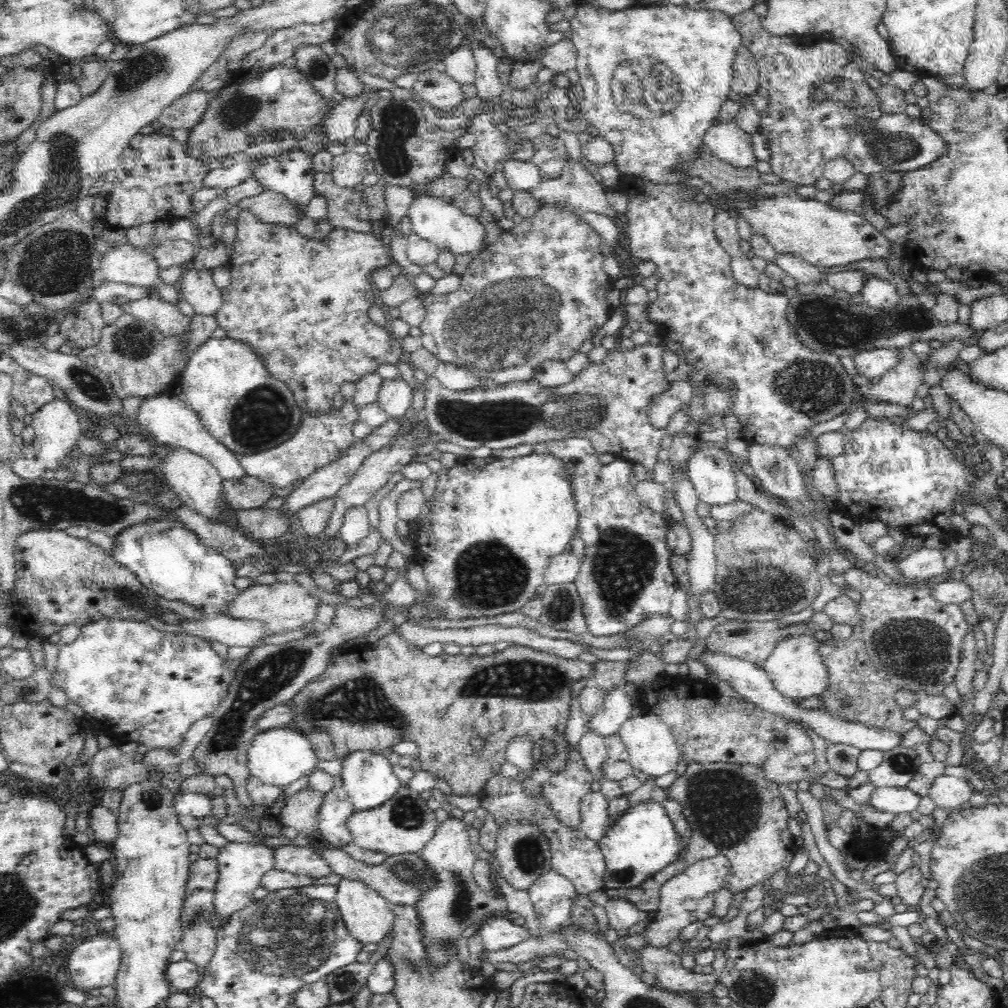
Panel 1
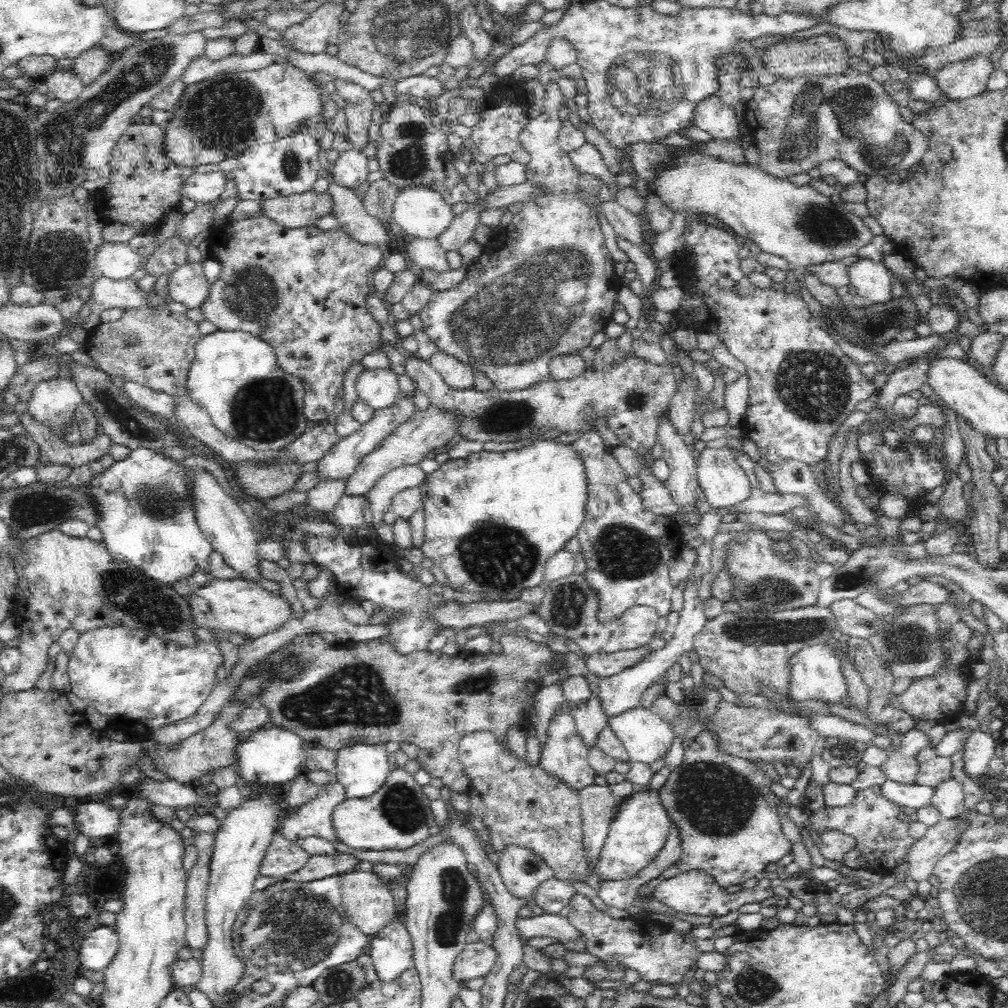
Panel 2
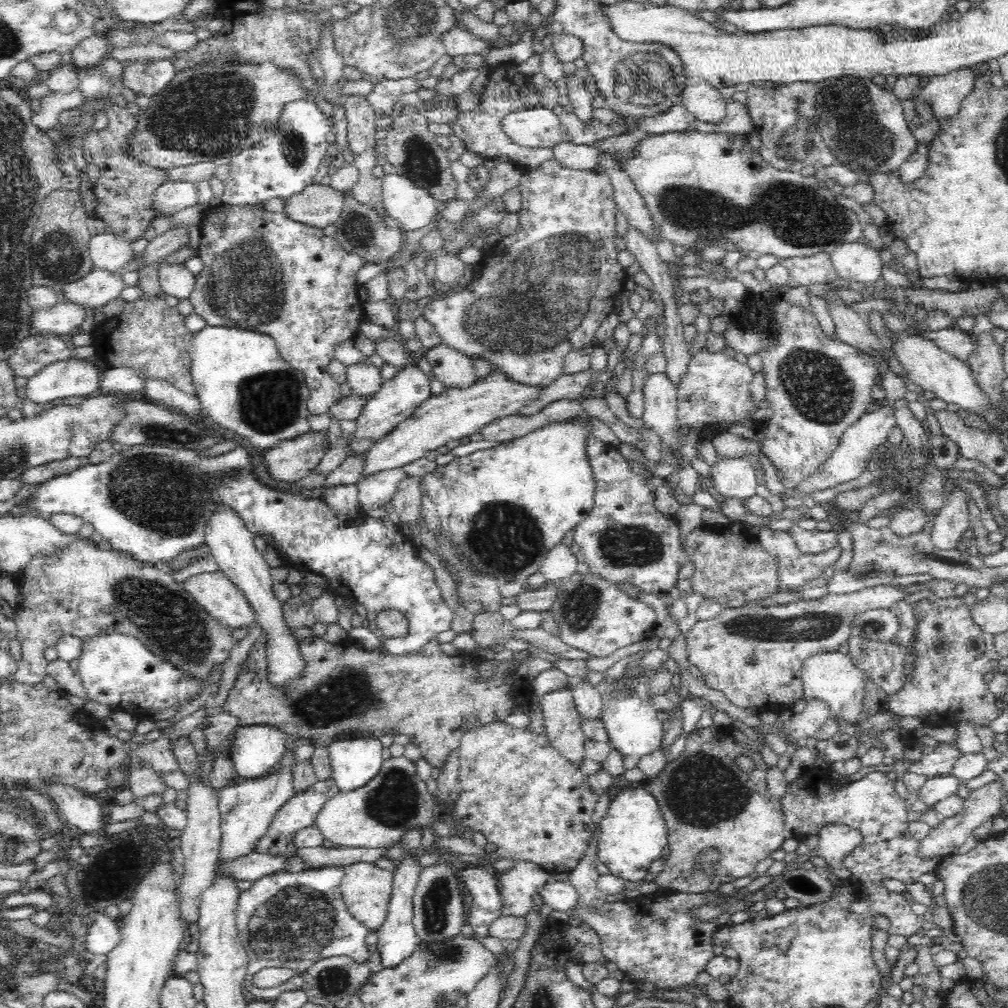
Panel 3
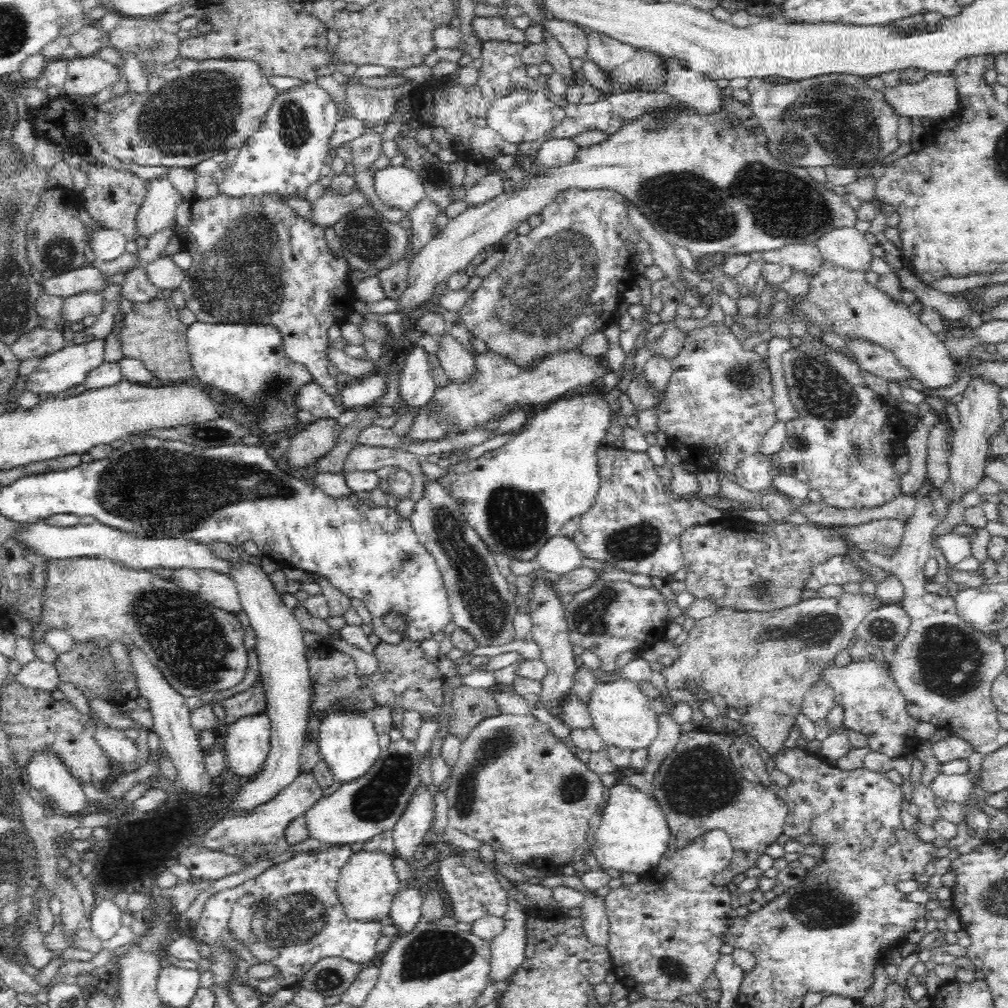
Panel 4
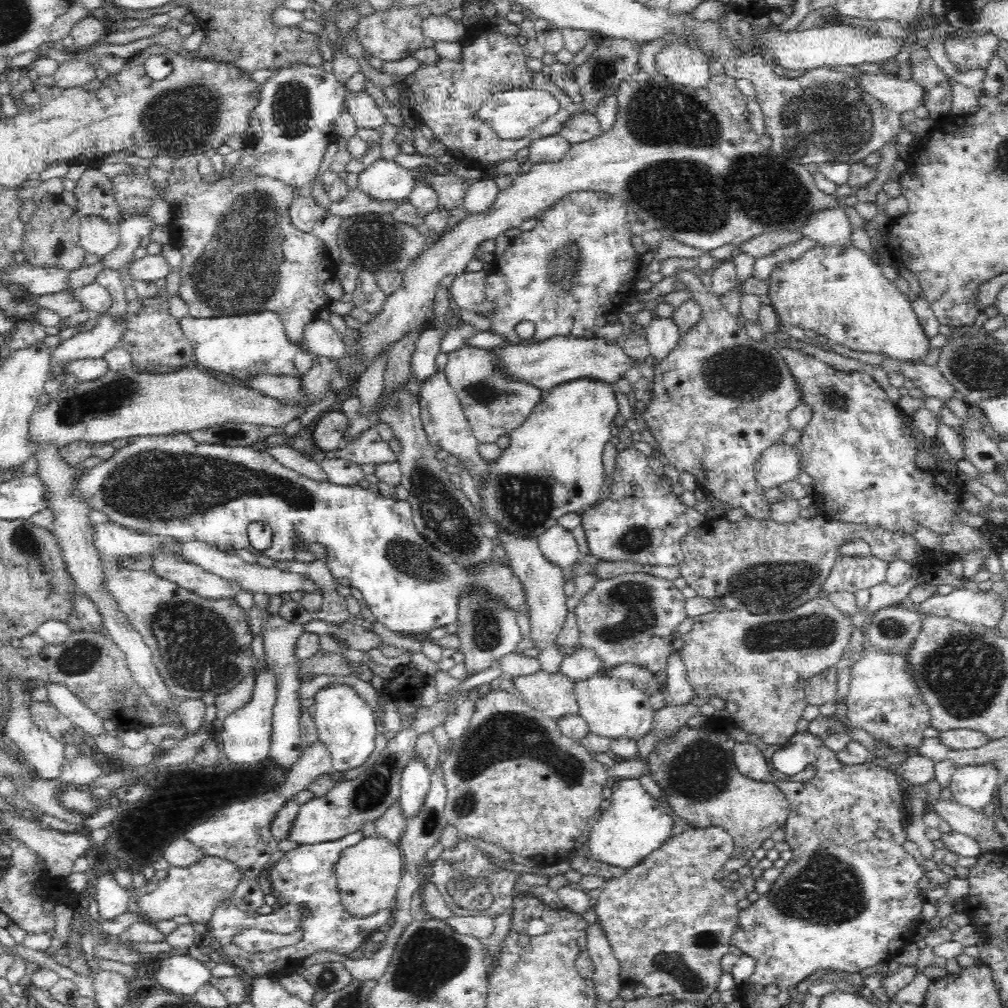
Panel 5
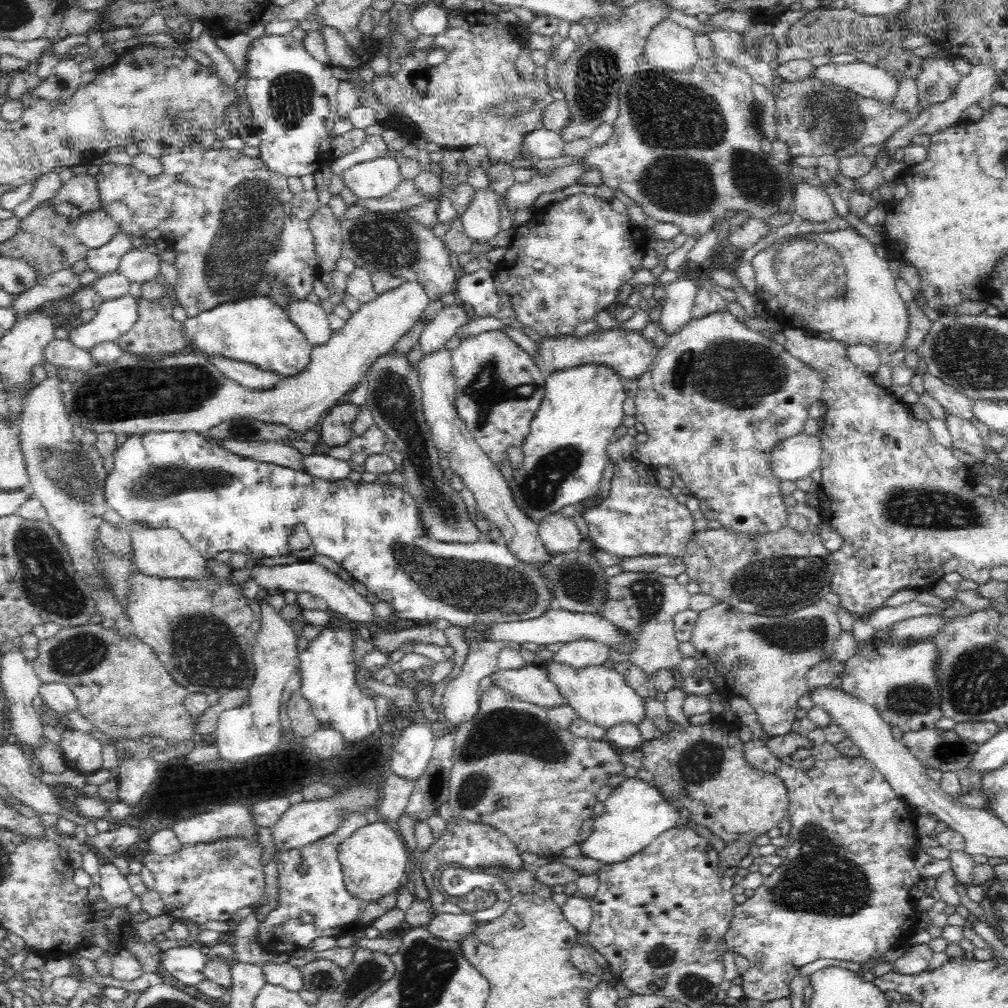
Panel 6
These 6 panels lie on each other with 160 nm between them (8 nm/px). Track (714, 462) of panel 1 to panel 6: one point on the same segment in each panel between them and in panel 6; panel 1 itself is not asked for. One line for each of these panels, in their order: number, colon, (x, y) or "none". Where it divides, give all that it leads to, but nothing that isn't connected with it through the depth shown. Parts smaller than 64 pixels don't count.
2: (724, 483)
3: (733, 478)
4: (755, 473)
5: (780, 463)
6: (796, 457)

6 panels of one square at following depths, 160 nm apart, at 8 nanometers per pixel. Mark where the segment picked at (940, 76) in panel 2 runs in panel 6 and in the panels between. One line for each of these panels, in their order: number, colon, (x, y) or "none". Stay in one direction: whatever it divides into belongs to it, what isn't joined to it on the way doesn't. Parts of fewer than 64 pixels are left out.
3: (944, 93)
4: (936, 97)
5: (899, 94)
6: (867, 80)

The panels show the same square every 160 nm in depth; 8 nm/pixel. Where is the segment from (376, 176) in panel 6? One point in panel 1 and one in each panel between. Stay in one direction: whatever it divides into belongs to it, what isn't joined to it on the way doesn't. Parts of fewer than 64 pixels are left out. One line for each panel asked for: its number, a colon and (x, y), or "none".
1: (450, 229)
2: (423, 213)
3: (415, 208)
4: (397, 186)
5: (384, 179)

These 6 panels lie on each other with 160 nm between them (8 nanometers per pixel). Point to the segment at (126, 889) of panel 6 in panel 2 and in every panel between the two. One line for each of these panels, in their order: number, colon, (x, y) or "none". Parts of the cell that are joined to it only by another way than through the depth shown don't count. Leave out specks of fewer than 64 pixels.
2: (98, 950)
3: (103, 936)
4: (105, 922)
5: (112, 899)

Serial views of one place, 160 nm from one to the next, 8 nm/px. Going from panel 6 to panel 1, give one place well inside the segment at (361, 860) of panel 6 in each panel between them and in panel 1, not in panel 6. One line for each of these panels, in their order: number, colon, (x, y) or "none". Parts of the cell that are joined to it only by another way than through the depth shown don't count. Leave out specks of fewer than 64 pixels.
1: (367, 916)
2: (369, 905)
3: (366, 889)
4: (368, 882)
5: (368, 875)

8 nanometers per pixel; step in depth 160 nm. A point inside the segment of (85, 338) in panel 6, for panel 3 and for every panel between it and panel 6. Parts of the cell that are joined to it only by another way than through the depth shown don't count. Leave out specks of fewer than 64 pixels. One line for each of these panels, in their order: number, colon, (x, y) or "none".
3: (67, 379)
4: (65, 369)
5: (105, 336)

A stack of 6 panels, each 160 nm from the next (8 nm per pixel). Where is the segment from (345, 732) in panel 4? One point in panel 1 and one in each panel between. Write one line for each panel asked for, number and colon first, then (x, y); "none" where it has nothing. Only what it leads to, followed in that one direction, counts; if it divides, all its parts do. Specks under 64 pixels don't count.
1: (368, 779)
2: (362, 769)
3: (355, 761)

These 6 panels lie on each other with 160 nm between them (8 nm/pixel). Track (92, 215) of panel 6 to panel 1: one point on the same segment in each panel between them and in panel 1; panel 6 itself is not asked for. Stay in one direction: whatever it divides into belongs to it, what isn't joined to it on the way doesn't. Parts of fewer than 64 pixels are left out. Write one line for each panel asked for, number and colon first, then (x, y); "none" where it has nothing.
1: (127, 264)
2: (116, 261)
3: (109, 252)
4: (107, 245)
5: (97, 236)

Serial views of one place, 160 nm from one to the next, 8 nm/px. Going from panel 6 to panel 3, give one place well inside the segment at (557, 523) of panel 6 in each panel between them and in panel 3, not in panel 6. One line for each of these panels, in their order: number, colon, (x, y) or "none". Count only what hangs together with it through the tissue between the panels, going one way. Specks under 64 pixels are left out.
3: (559, 563)
4: (560, 555)
5: (558, 545)

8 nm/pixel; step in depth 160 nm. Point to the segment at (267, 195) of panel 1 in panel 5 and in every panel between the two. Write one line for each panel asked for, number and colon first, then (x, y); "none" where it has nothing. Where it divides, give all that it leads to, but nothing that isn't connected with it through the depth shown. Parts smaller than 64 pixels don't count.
2: (294, 211)
3: (318, 205)
4: (325, 212)
5: (355, 202)

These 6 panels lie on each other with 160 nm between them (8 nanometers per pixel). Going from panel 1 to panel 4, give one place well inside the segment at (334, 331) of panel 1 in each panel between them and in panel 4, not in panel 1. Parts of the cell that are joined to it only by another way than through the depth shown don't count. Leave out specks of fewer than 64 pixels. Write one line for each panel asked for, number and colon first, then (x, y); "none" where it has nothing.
2: (304, 291)
3: (263, 272)
4: (255, 261)

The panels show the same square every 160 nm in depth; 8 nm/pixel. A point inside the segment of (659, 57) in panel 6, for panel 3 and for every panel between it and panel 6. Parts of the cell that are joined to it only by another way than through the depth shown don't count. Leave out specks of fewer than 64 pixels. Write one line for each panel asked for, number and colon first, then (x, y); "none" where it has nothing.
3: (703, 100)
4: (700, 93)
5: (679, 64)

